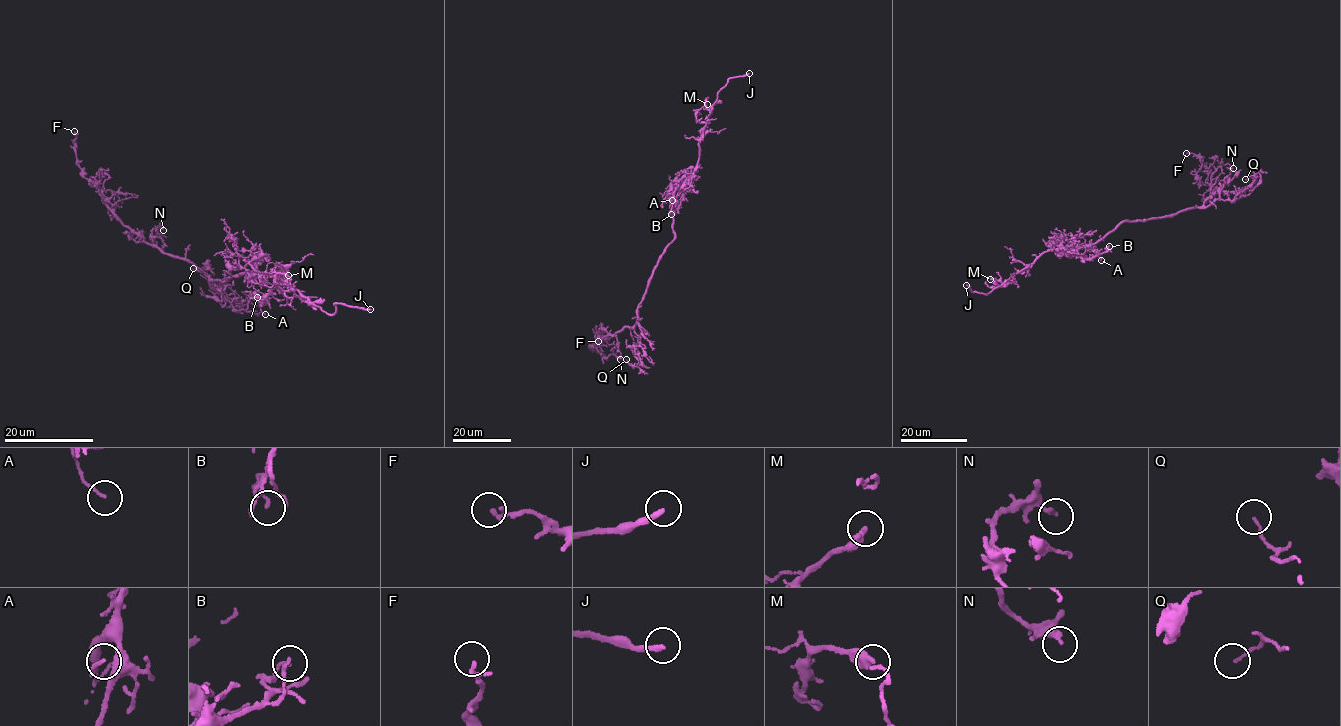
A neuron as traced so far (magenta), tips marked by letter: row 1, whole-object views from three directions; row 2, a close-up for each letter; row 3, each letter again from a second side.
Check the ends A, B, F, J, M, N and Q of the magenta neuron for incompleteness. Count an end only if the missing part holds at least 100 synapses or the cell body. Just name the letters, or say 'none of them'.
J

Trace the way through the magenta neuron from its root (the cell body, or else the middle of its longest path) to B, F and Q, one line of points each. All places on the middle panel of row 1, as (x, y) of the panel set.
B: (666, 249), (675, 236), (672, 212), (674, 202), (691, 177), (675, 190), (671, 214)
F: (666, 249), (640, 303), (636, 323), (599, 337), (597, 346), (591, 348), (598, 341)
Q: (666, 249), (637, 308), (638, 325), (644, 330), (640, 344), (632, 350), (638, 364), (629, 364), (626, 359)

